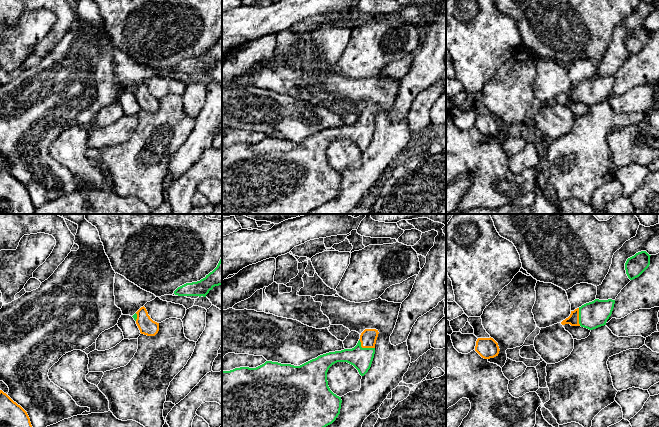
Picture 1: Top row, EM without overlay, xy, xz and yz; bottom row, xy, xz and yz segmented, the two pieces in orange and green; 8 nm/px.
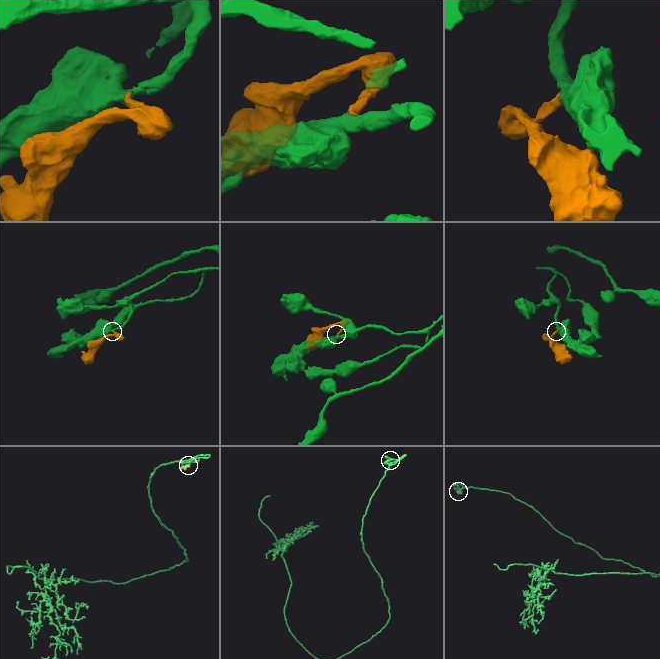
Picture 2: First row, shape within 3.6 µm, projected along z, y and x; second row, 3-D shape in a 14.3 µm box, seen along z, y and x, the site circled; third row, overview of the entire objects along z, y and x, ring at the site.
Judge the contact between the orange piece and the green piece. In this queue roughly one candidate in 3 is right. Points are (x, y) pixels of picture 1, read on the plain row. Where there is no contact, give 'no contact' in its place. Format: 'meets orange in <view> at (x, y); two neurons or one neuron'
meets orange in xz at (364, 123); one neuron

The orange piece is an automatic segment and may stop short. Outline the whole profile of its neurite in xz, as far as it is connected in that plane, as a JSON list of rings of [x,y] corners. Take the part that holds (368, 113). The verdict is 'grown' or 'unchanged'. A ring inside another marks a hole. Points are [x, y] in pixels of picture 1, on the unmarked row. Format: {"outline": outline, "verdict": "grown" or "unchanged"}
{"outline": [[[365,105],[354,124],[320,131],[300,142],[266,137],[256,144],[222,146],[222,214],[309,214],[332,200],[340,190],[342,176],[328,162],[329,144],[337,138],[347,138],[364,152],[371,143],[378,110],[376,105]]], "verdict": "grown"}

